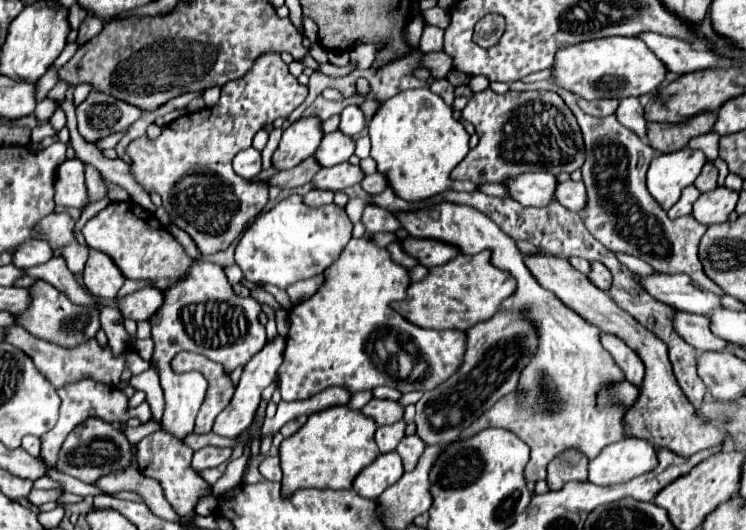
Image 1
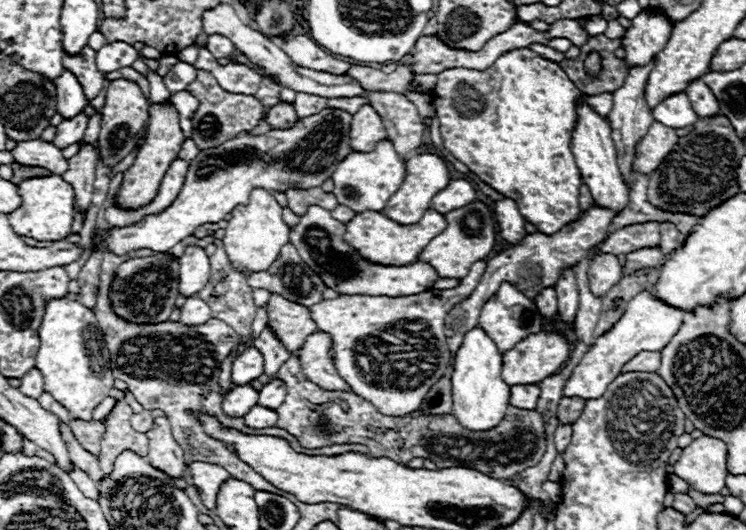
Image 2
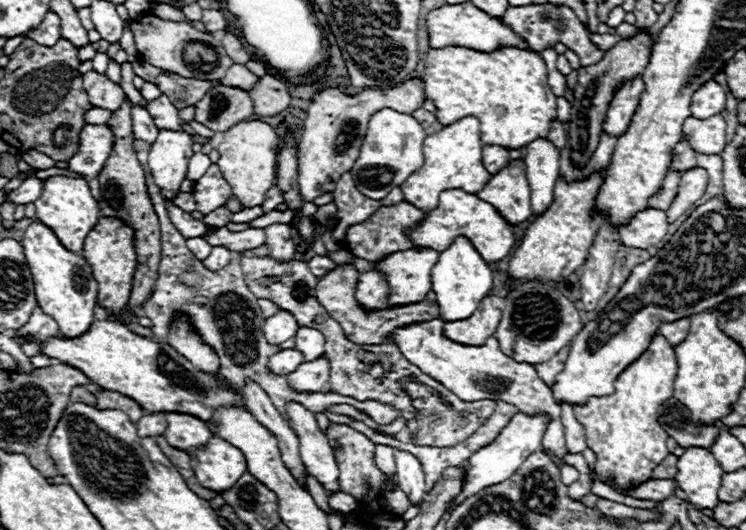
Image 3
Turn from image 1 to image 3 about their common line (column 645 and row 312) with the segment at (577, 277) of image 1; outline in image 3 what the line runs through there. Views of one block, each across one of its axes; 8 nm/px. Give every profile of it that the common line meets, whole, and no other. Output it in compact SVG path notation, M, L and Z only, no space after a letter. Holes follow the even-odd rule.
M338 266L332 272L324 274L320 278L320 282L316 284L316 298L318 302L326 308L326 312L332 316L332 320L338 320L338 324L342 326L344 334L350 336L350 340L354 344L380 344L388 338L388 334L394 328L406 326L406 324L414 324L414 322L424 322L424 320L432 320L440 316L440 308L436 302L434 292L428 292L426 300L418 302L418 304L408 304L408 306L398 306L398 308L386 308L382 312L374 312L374 314L366 314L354 294L356 294L356 284L358 284L358 270L354 266Z

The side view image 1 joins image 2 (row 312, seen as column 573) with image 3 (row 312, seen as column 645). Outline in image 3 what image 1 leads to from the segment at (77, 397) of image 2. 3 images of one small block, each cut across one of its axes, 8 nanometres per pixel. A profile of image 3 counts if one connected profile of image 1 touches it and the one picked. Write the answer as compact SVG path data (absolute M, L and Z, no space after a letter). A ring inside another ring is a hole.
M32 222L26 230L22 246L26 248L26 262L34 276L36 300L44 314L52 316L58 324L60 338L78 338L94 322L94 308L98 300L98 284L92 276L92 270L82 254L66 250L50 228L42 222Z

